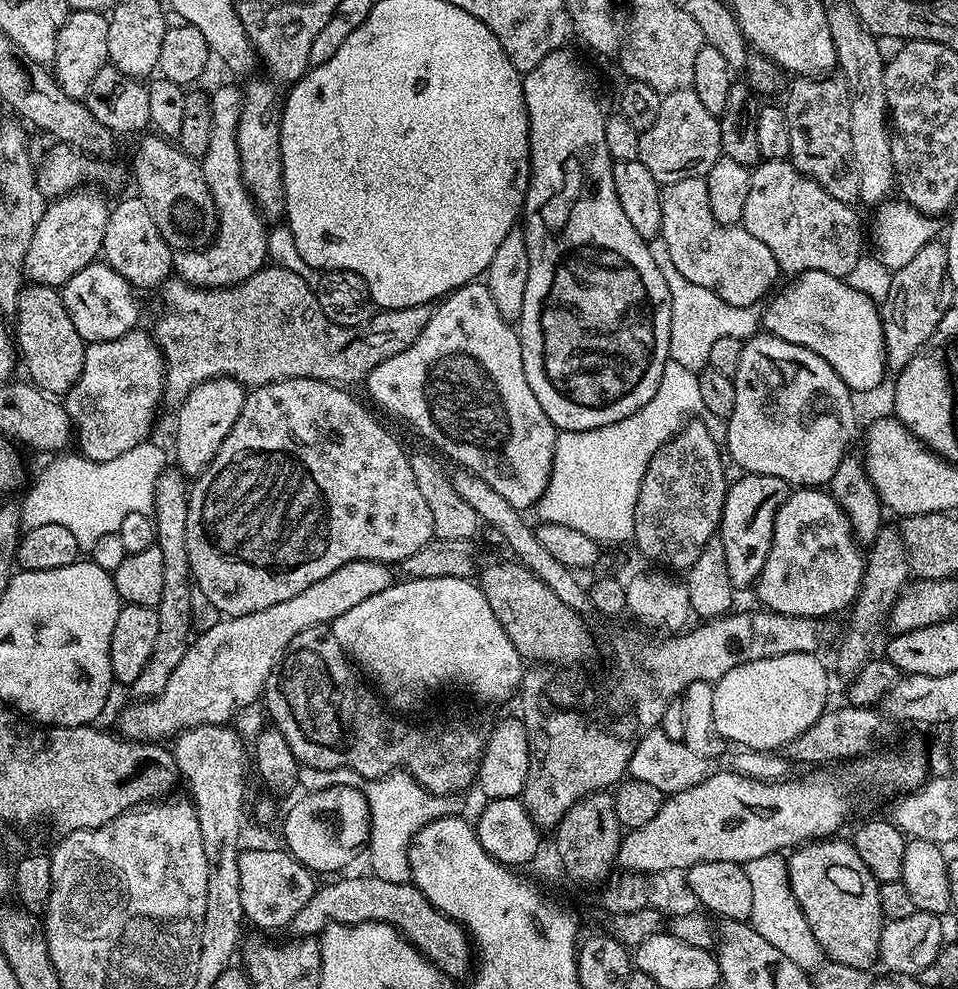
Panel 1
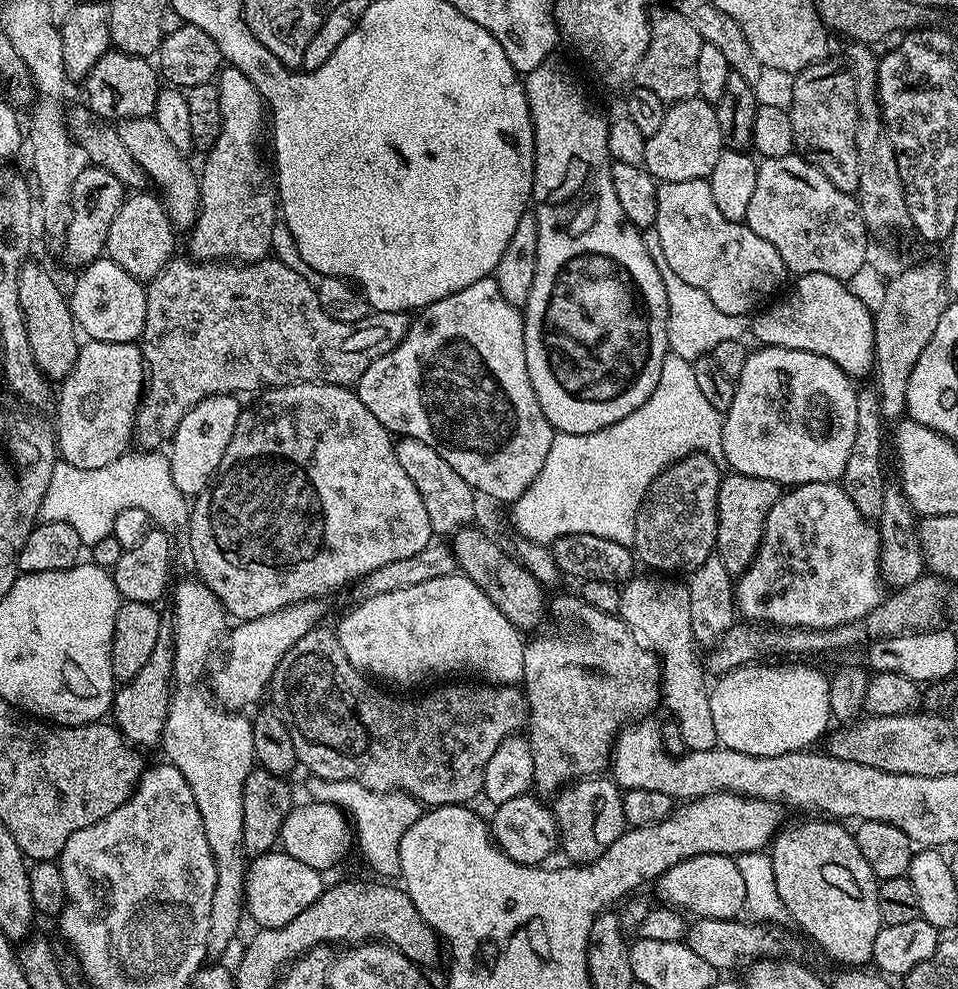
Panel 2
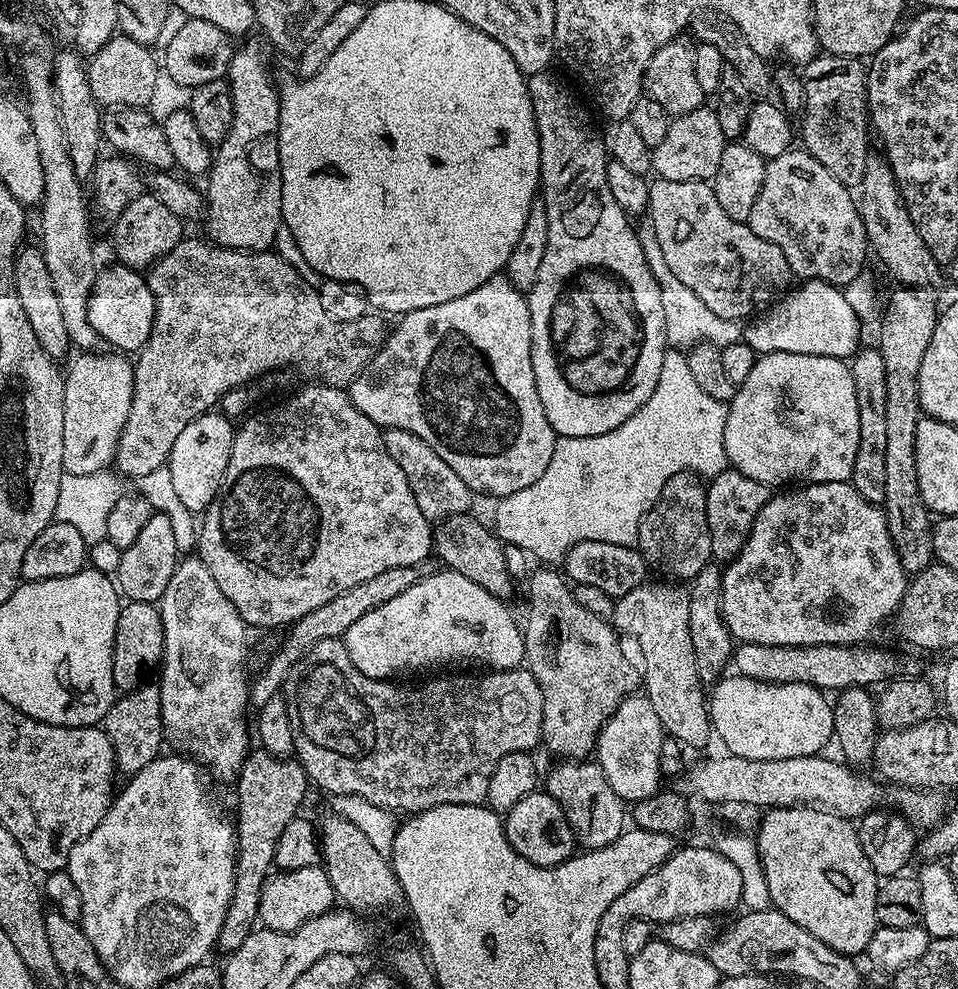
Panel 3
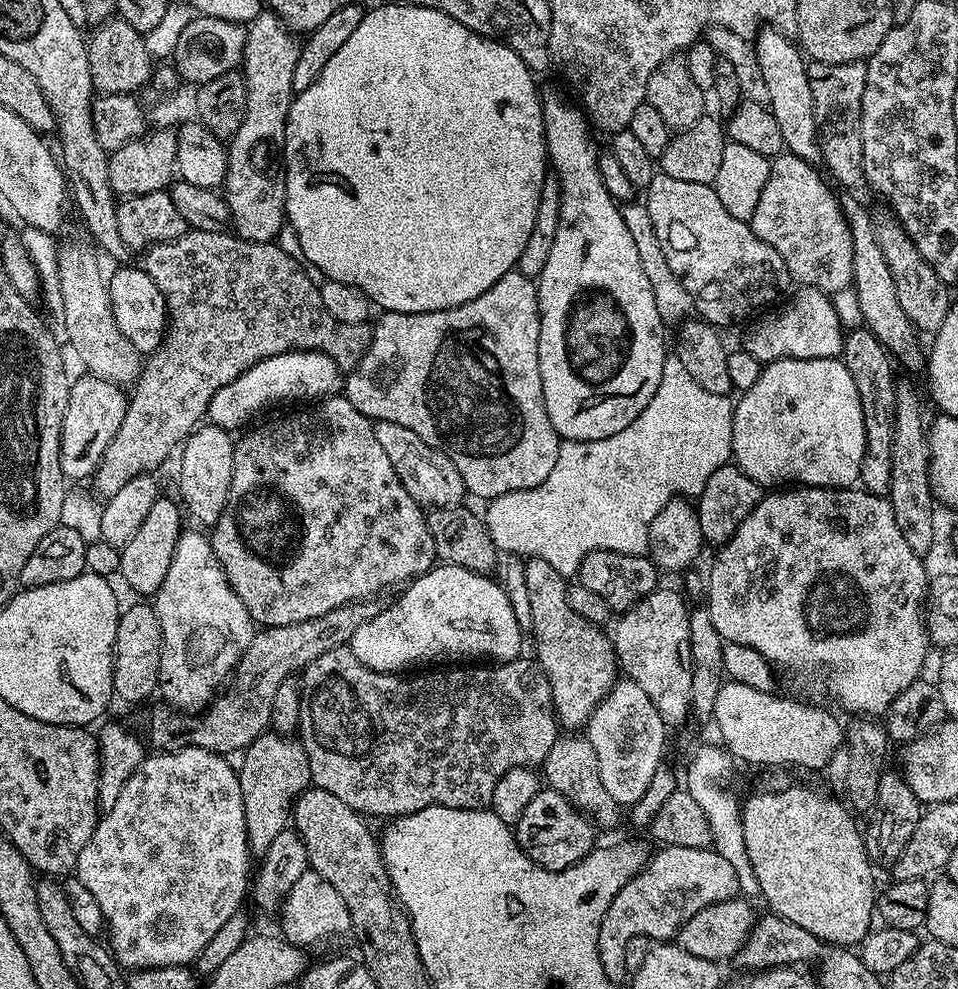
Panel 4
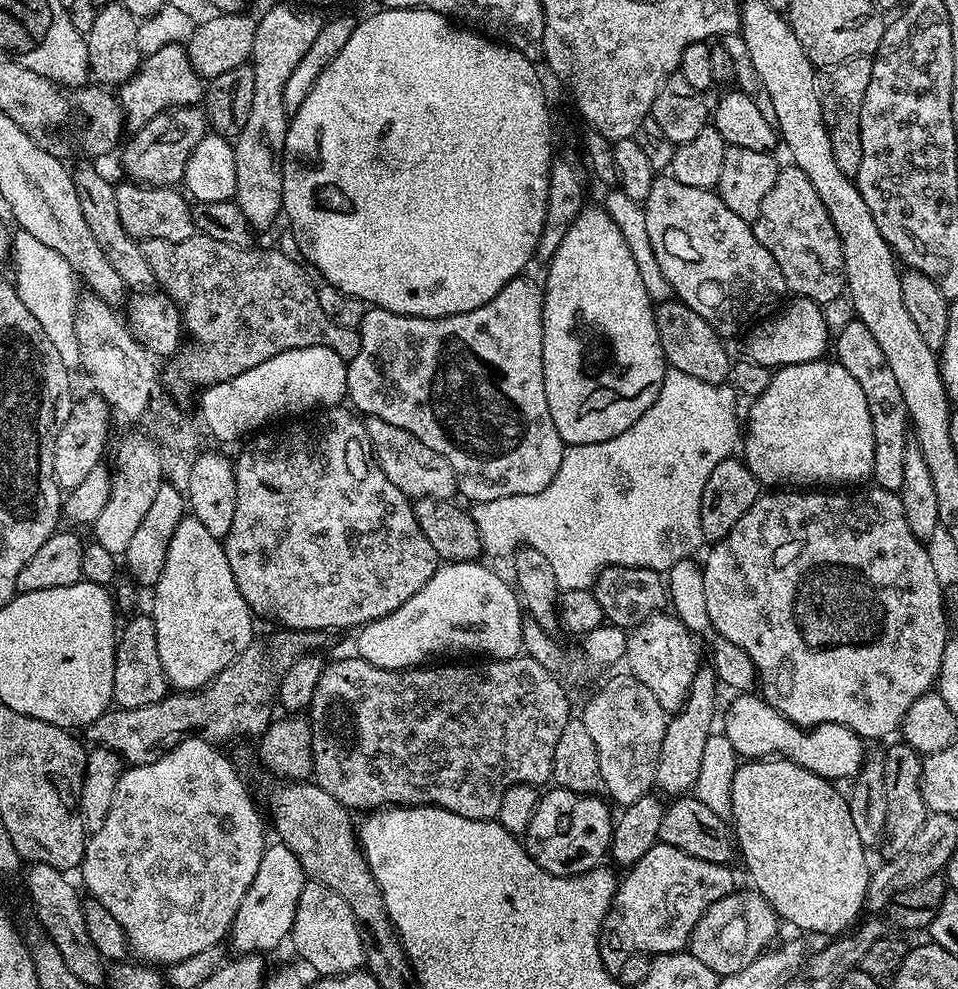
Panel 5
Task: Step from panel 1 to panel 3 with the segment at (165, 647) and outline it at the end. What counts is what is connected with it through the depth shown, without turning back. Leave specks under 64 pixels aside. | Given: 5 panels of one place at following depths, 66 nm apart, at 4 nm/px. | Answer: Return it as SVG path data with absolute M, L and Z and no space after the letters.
M145 682L139 688L117 695L112 701L110 710L102 721L104 733L110 738L116 755L116 771L127 778L142 770L156 757L161 755L163 744L166 744L164 723L160 717L160 685L156 682Z

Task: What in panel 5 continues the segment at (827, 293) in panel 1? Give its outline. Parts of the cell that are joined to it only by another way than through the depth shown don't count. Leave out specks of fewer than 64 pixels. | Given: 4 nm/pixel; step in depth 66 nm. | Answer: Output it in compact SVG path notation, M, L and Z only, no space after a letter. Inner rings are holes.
M801 296L789 299L789 304L777 316L772 316L764 325L753 323L747 329L743 355L770 369L783 368L786 364L801 364L819 360L830 348L830 333L824 321L821 305ZM756 324L756 325L755 325ZM753 327L753 328L752 328ZM752 328L752 329L751 329Z

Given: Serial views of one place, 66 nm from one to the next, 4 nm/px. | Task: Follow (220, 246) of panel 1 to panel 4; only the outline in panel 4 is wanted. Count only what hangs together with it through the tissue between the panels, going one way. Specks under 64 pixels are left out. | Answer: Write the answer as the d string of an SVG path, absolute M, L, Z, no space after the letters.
M261 10L248 21L242 71L246 82L246 114L242 126L227 141L228 165L222 195L230 210L231 227L241 240L255 244L275 241L286 227L284 139L288 111L294 99L292 79L301 41L274 13Z

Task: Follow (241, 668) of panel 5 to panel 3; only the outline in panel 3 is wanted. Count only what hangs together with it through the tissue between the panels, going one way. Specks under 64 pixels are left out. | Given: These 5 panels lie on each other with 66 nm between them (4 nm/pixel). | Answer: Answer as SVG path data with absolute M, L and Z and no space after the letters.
M427 559L414 566L394 566L394 570L385 570L384 573L378 574L366 582L358 582L358 586L350 586L350 590L338 594L338 598L330 598L330 602L326 602L326 606L318 606L318 610L310 610L310 614L306 614L287 629L288 637L281 642L280 649L269 658L268 665L257 674L256 681L254 679L251 681L251 703L259 706L270 702L270 698L274 698L281 691L288 671L315 644L323 640L343 638L346 630L350 630L350 626L354 626L354 622L358 622L358 618L362 618L362 614L370 614L370 610L382 606L382 602L390 602L390 598L398 598L398 594L403 594L407 588L414 586L425 576L431 576L434 571L432 563L431 559Z

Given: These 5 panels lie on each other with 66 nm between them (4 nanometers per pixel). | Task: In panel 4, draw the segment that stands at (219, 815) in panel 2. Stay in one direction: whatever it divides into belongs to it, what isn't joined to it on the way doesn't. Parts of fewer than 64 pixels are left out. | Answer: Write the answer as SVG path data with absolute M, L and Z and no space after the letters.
M181 531L178 538L178 546L174 546L174 562L170 562L170 570L166 574L166 578L162 582L162 586L156 591L154 597L154 607L158 614L158 622L162 626L162 646L160 647L160 682L158 685L158 696L161 696L165 705L171 706L173 709L181 712L195 713L197 710L203 710L212 702L212 697L221 691L223 685L227 684L232 673L236 671L236 664L240 661L240 656L246 650L246 646L250 646L254 635L254 621L250 618L250 614L246 610L246 606L242 606L242 602L238 598L238 594L234 594L234 590L230 586L230 582L226 578L222 566L218 562L218 558L212 549L211 539L207 535L204 536L200 532Z

